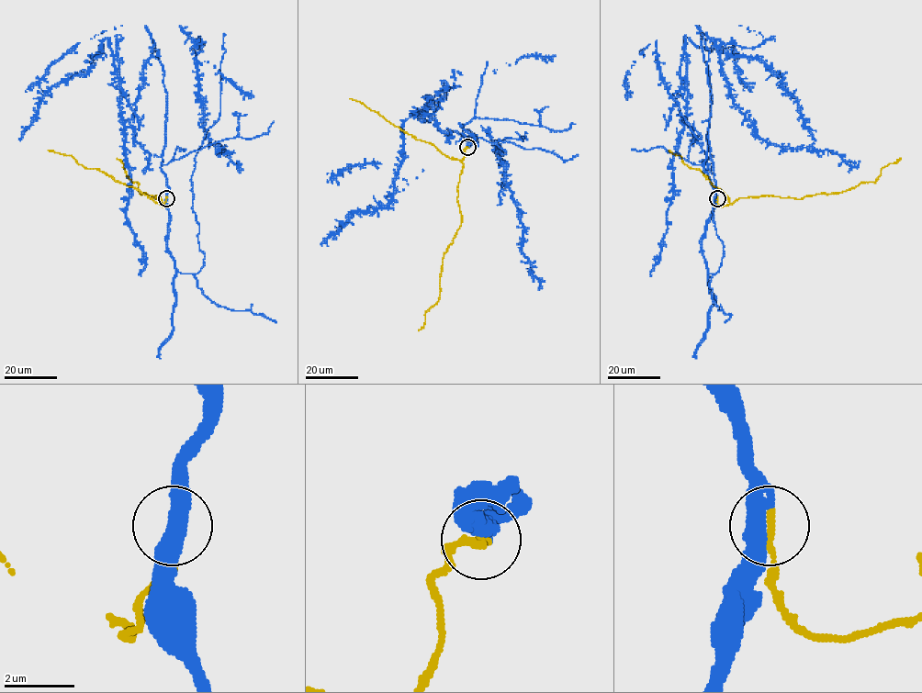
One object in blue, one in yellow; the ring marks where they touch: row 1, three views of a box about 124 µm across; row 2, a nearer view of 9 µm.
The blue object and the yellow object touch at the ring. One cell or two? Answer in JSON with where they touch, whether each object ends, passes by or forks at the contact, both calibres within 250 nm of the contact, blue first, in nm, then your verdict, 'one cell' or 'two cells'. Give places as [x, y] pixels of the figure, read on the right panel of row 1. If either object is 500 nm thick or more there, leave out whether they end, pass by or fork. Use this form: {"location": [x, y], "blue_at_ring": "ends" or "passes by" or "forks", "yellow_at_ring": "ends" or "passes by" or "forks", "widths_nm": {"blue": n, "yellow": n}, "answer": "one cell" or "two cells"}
{"location": [717, 198], "blue_at_ring": "passes by", "yellow_at_ring": "ends", "widths_nm": {"blue": 480, "yellow": 220}, "answer": "one cell"}

